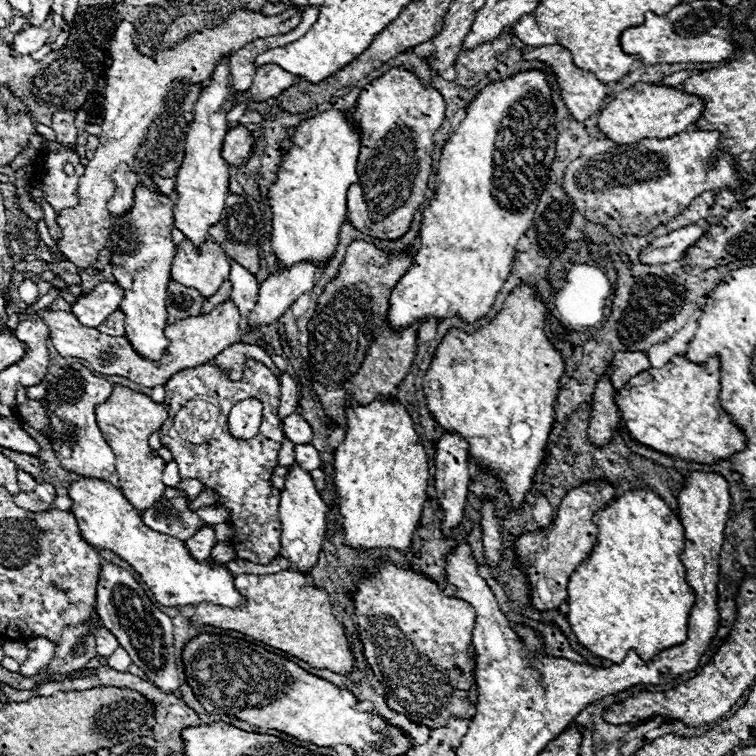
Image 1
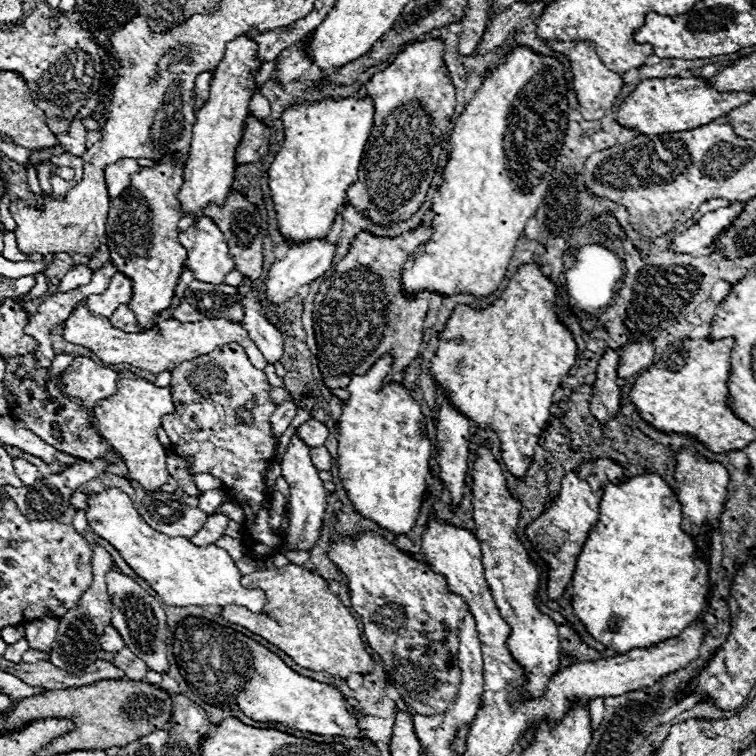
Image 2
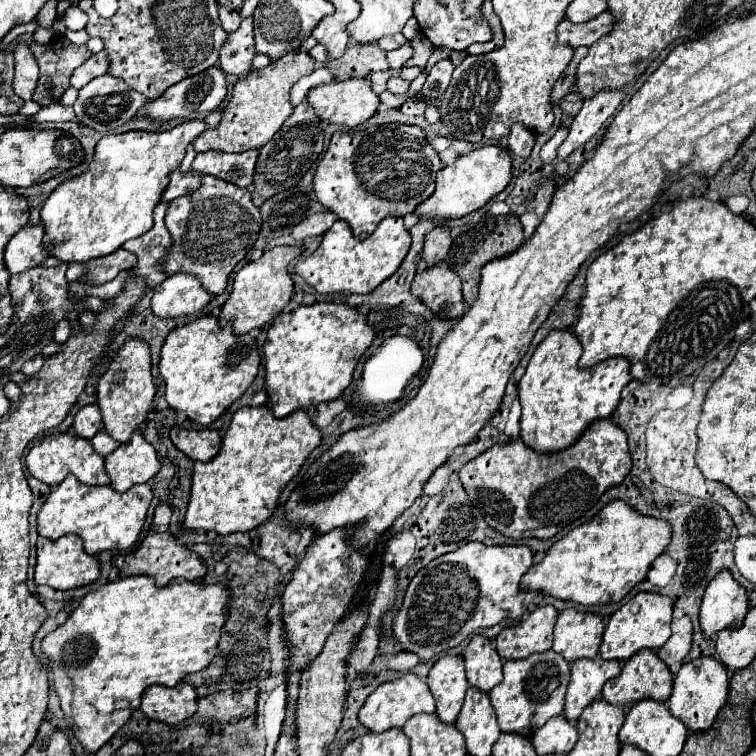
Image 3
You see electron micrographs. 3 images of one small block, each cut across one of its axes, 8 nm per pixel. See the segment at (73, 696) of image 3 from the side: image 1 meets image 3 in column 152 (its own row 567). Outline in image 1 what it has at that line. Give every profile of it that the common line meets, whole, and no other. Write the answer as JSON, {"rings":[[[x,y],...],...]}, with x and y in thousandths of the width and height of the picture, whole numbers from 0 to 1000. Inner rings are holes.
{"rings":[[[852,646],[852,648],[828,651],[823,659],[810,661],[799,675],[794,675],[794,677],[786,680],[786,690],[788,690],[788,696],[791,696],[788,720],[786,720],[780,735],[778,735],[778,738],[772,741],[772,746],[757,759],[757,765],[754,765],[754,770],[751,770],[751,796],[749,796],[749,799],[751,799],[751,810],[749,810],[749,815],[751,815],[754,831],[757,831],[759,841],[762,841],[762,847],[765,847],[778,862],[783,862],[788,870],[807,873],[810,878],[820,878],[820,876],[828,870],[831,860],[839,860],[849,873],[862,873],[870,862],[876,862],[876,860],[881,860],[881,857],[886,857],[886,854],[902,852],[902,849],[907,847],[907,839],[910,839],[907,825],[910,825],[910,815],[913,815],[913,807],[915,807],[921,791],[918,791],[918,780],[915,780],[915,778],[910,775],[910,770],[907,770],[907,751],[905,751],[905,746],[899,743],[899,733],[905,730],[905,717],[907,717],[907,712],[905,712],[905,706],[902,706],[902,693],[899,693],[899,688],[889,680],[889,675],[878,667],[878,661],[876,661],[870,653],[865,653],[865,651],[860,651],[860,648]]]}

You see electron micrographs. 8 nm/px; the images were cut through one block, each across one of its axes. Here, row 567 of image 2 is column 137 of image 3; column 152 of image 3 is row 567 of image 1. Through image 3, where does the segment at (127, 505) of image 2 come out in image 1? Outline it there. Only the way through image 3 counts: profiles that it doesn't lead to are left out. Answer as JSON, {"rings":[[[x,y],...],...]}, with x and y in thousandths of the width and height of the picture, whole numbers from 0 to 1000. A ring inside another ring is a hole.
{"rings":[[[103,632],[90,638],[90,659],[95,661],[93,677],[103,688],[106,709],[122,725],[135,725],[156,733],[167,741],[198,775],[204,791],[217,802],[251,802],[278,796],[288,802],[315,802],[323,791],[310,778],[310,762],[296,751],[278,751],[272,743],[259,743],[243,717],[235,712],[209,706],[198,701],[183,675],[161,653],[161,648],[143,635],[132,632]]]}

